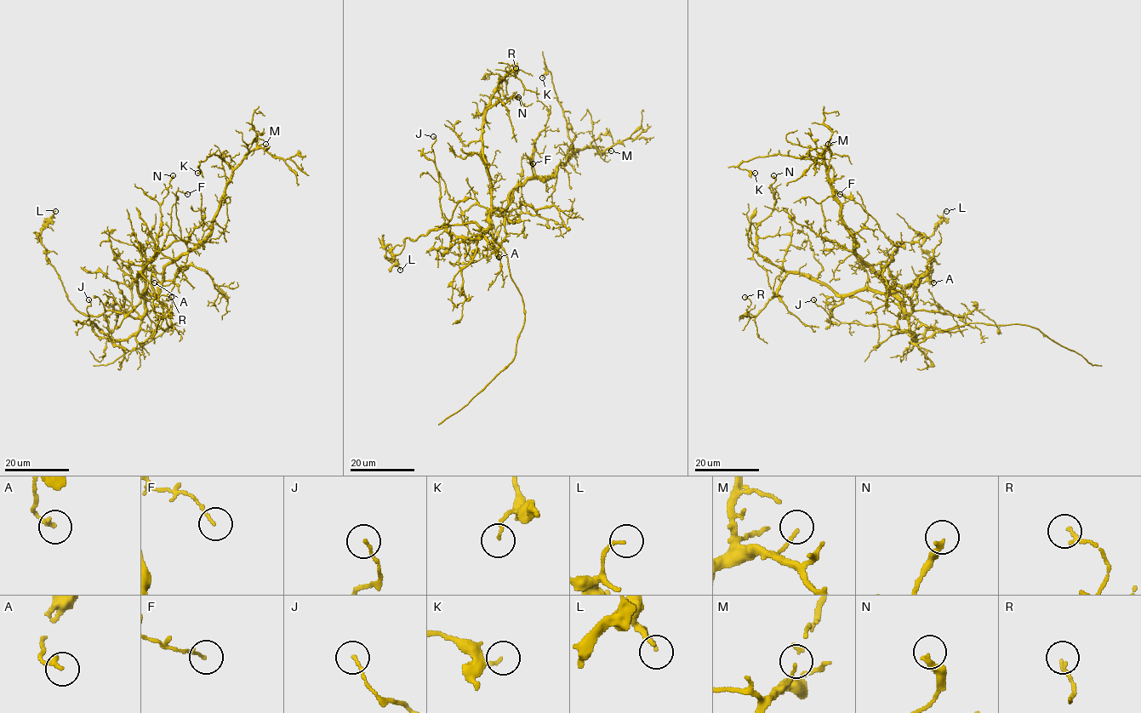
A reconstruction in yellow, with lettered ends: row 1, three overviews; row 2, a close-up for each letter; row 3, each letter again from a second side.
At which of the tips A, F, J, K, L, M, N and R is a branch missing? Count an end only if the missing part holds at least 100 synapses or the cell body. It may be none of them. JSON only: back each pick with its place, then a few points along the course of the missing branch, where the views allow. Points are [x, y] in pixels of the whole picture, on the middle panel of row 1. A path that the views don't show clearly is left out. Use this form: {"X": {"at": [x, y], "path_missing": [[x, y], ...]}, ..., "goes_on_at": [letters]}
{"goes_on_at": []}

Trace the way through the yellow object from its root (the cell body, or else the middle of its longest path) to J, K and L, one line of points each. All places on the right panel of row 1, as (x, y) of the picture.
J: (886, 292), (900, 304), (909, 328), (915, 335), (913, 339), (908, 332), (885, 324), (839, 322), (813, 299)
K: (886, 292), (882, 279), (856, 253), (856, 240), (841, 218), (824, 164), (773, 154), (739, 165), (755, 173)
L: (886, 292), (900, 304), (902, 317), (901, 310), (911, 312), (915, 280), (931, 267), (921, 245), (946, 211)

